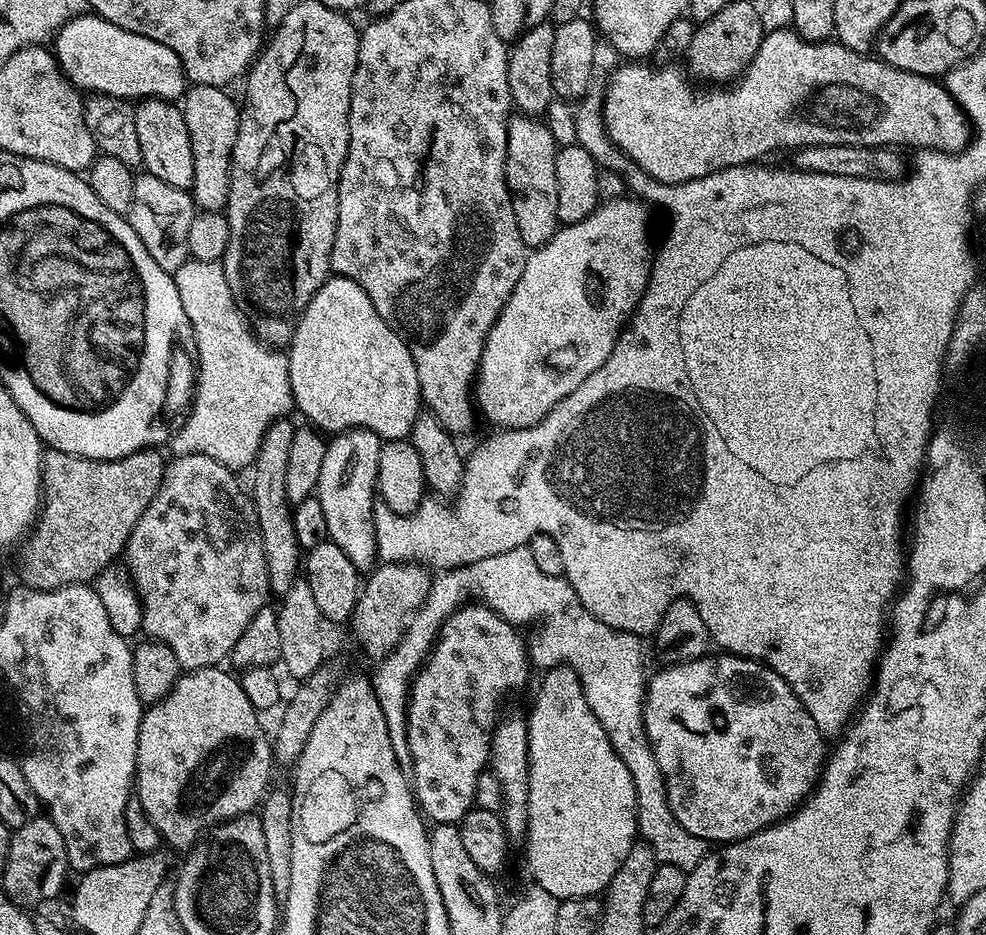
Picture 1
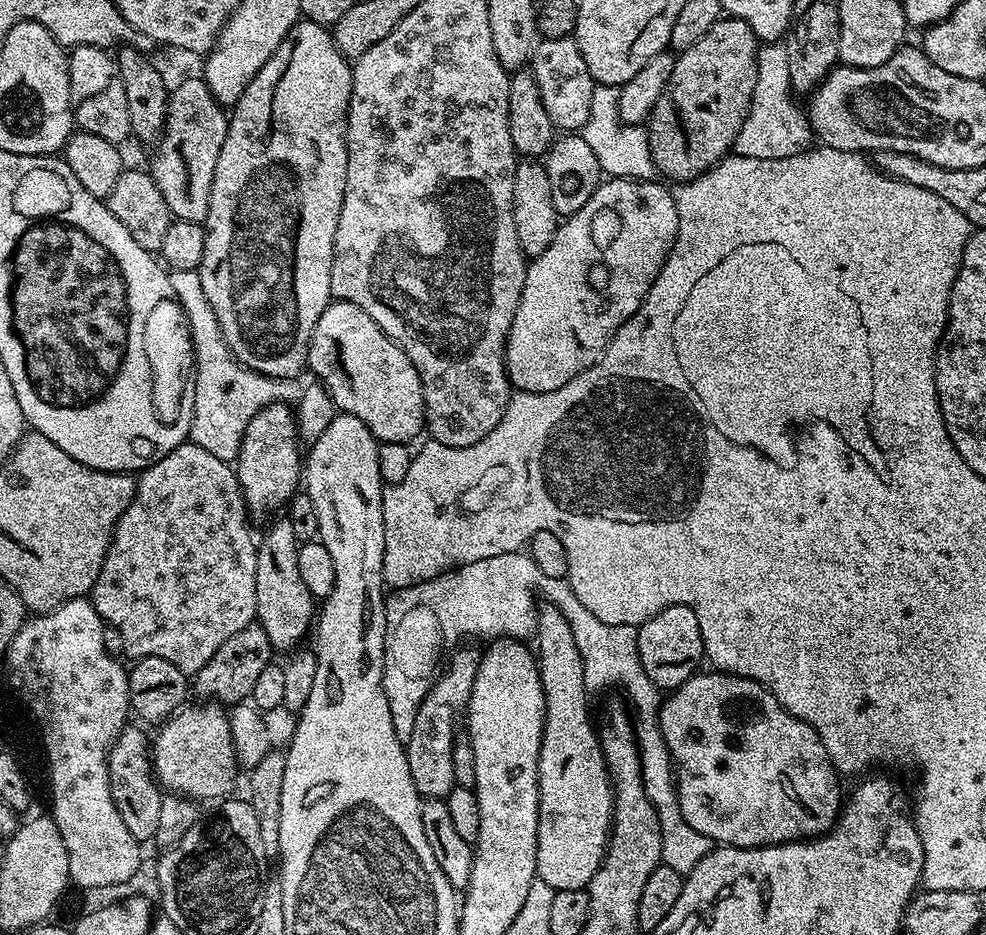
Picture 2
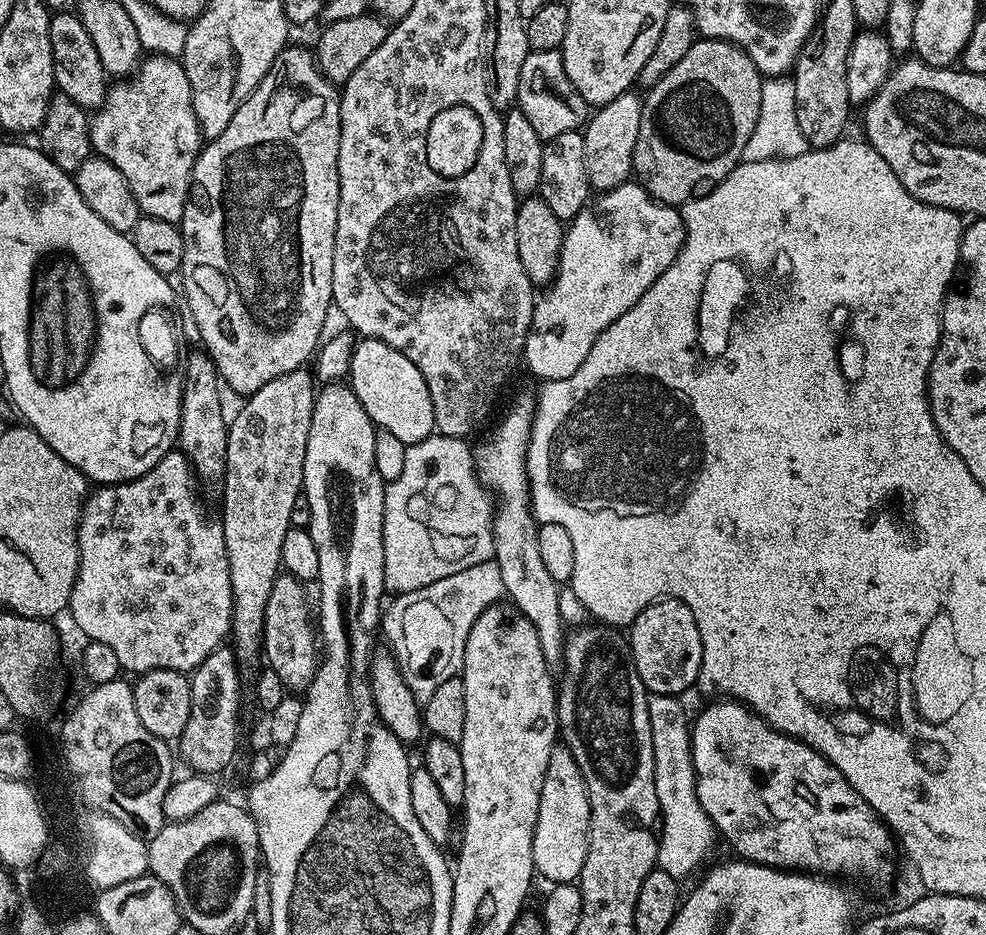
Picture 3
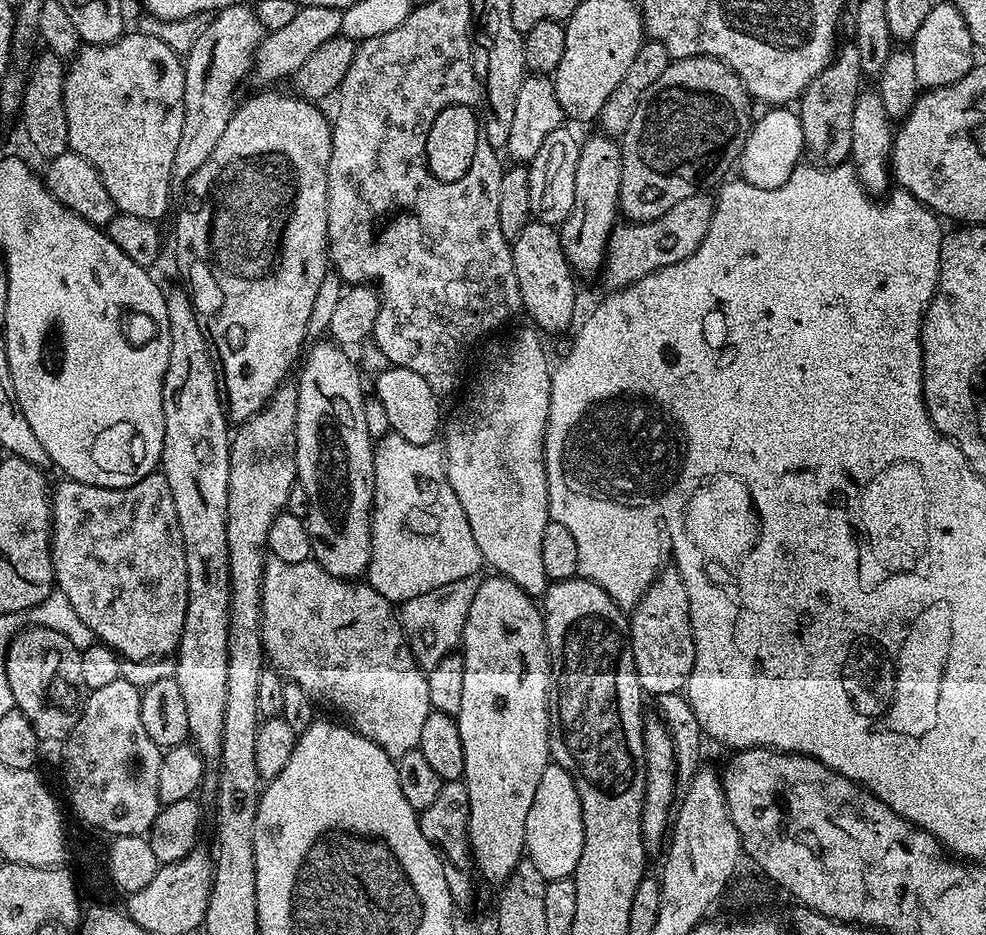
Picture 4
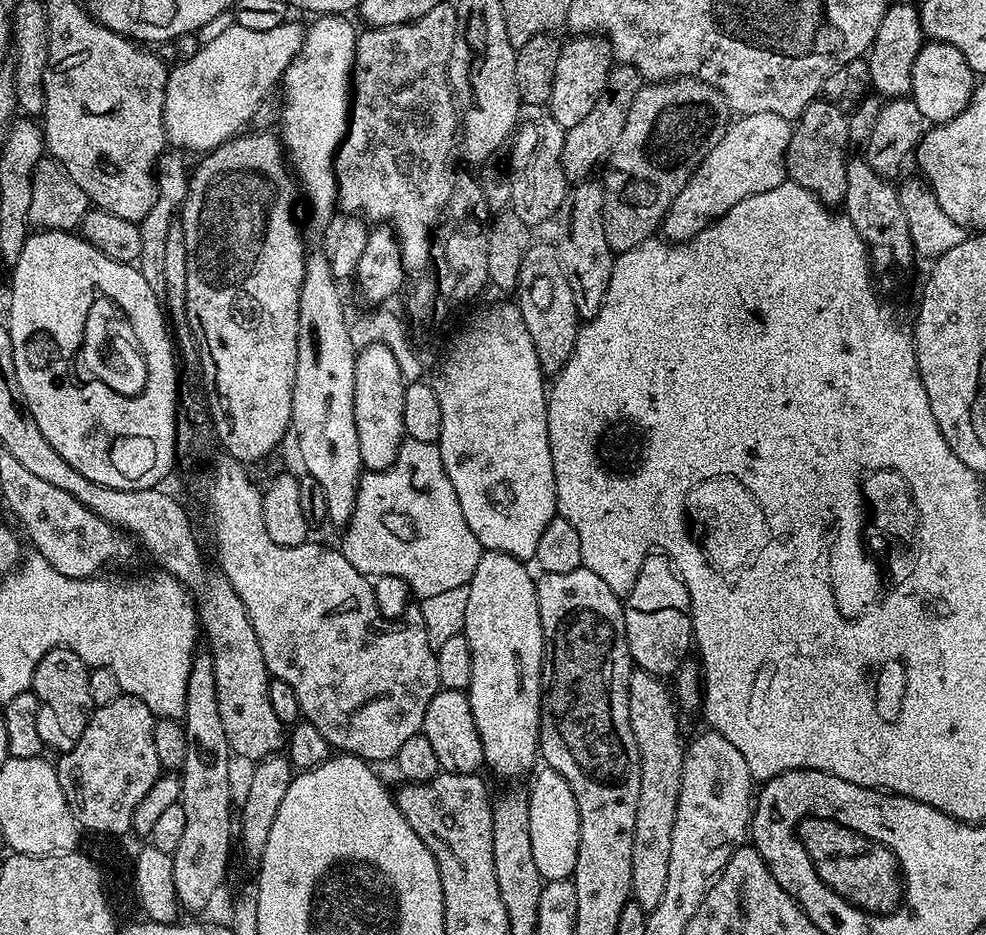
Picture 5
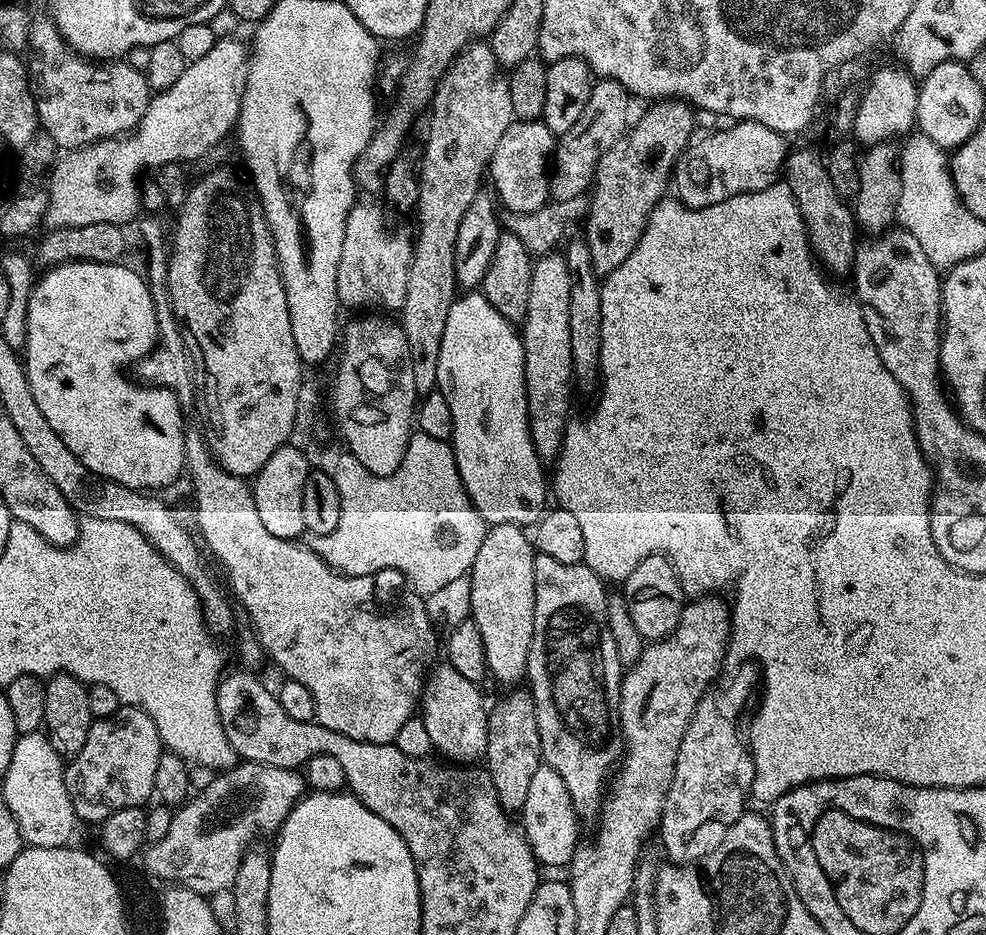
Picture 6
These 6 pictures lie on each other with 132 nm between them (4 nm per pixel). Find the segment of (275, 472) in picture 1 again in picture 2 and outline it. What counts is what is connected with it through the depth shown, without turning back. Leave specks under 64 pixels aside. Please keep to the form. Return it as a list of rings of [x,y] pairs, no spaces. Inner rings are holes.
[[[276,518],[271,521],[272,525],[264,532],[264,537],[259,537],[256,549],[256,577],[254,578],[254,598],[256,599],[256,618],[255,623],[266,630],[266,638],[270,638],[273,649],[277,653],[291,653],[299,649],[304,640],[304,635],[309,635],[310,629],[314,624],[314,617],[318,612],[318,604],[306,590],[306,585],[302,583],[301,576],[298,575],[298,550],[301,543],[294,538],[294,529],[290,526],[287,518]]]

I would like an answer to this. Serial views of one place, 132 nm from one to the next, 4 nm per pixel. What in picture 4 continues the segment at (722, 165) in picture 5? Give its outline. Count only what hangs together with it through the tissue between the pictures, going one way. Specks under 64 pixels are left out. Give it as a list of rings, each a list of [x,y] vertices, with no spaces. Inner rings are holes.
[[[772,106],[764,117],[753,123],[738,161],[739,175],[747,184],[759,188],[777,188],[790,178],[804,156],[804,135],[799,115],[788,106]],[[703,195],[682,198],[678,206],[666,210],[666,214],[657,220],[624,222],[613,228],[612,237],[608,240],[608,258],[602,269],[602,277],[609,284],[607,287],[612,290],[624,288],[654,270],[682,262],[682,258],[690,258],[690,254],[698,250],[702,238],[706,238],[706,230],[710,230],[712,221],[713,197]]]

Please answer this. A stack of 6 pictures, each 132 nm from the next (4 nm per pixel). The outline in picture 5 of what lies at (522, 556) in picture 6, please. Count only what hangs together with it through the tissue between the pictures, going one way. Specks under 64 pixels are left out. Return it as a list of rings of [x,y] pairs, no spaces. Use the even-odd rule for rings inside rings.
[[[485,551],[477,559],[474,578],[466,586],[470,598],[466,601],[466,622],[462,635],[468,639],[472,655],[472,673],[466,695],[474,714],[474,726],[478,726],[478,738],[482,738],[485,765],[489,769],[492,767],[496,776],[527,777],[538,764],[544,635],[536,597],[536,580],[528,573],[528,567],[525,561],[510,554]]]

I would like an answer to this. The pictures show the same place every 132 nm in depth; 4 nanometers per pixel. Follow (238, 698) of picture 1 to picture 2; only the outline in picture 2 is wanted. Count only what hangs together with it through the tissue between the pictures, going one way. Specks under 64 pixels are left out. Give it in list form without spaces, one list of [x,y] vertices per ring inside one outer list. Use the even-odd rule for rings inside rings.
[[[200,702],[197,708],[185,706],[174,716],[168,717],[159,725],[156,740],[151,741],[152,766],[156,769],[157,781],[169,793],[177,796],[188,797],[195,802],[202,800],[219,801],[227,797],[228,792],[236,784],[236,770],[238,763],[235,756],[234,742],[232,741],[231,722],[229,713],[219,703]]]

